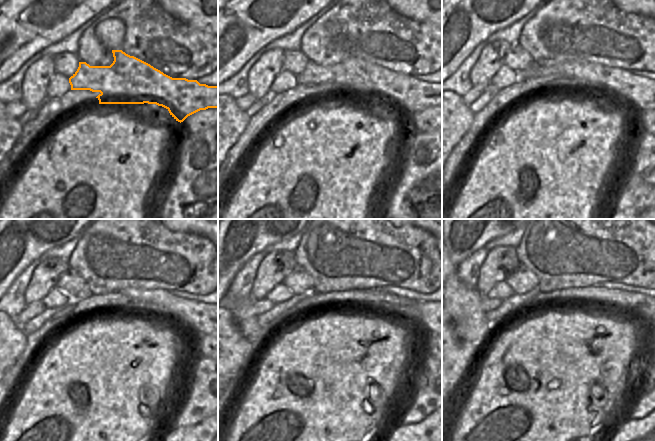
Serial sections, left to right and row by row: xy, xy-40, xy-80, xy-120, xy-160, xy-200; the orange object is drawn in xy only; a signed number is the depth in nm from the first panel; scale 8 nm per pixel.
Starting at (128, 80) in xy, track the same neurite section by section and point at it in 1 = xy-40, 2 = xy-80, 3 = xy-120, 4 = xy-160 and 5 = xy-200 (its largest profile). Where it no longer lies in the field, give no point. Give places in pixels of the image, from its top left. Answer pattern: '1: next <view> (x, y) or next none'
1: next xy-40 (356, 78)
2: next xy-80 (637, 93)
3: next xy-120 (196, 317)
4: next xy-160 (421, 316)
5: next xy-200 (628, 310)

